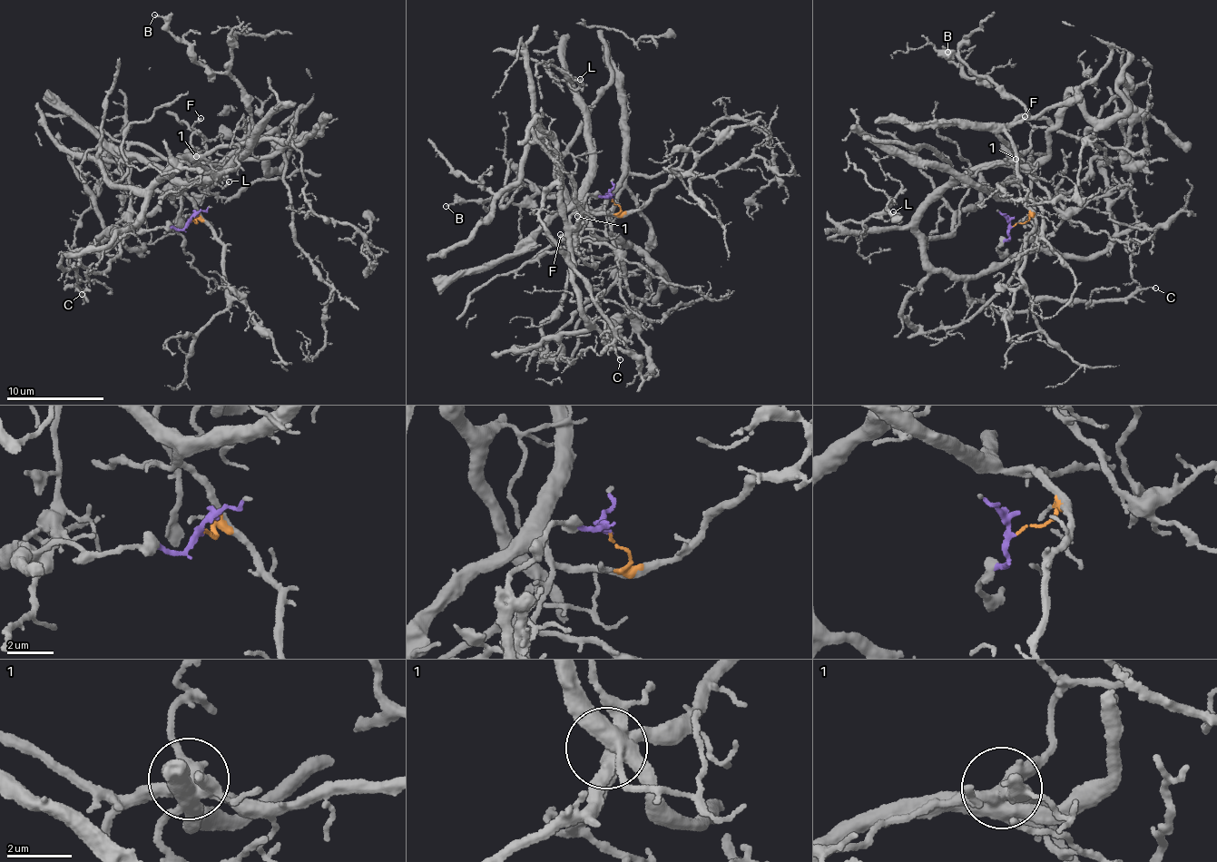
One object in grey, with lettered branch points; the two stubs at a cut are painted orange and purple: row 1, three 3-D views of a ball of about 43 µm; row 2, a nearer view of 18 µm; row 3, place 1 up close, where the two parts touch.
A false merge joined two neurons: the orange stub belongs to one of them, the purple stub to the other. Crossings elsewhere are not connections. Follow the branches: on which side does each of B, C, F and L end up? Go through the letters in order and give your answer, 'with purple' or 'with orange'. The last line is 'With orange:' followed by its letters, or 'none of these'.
B: with orange
C: with purple
F: with purple
L: with purple
With orange: B

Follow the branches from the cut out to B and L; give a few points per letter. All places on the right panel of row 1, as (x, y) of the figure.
B: (1013, 225), (1029, 210), (1002, 191), (1031, 180), (1032, 159), (1002, 141), (1025, 108), (947, 52)
L: (1011, 226), (998, 243), (1010, 259), (981, 277), (938, 269), (908, 229), (841, 223), (894, 220), (893, 210)

